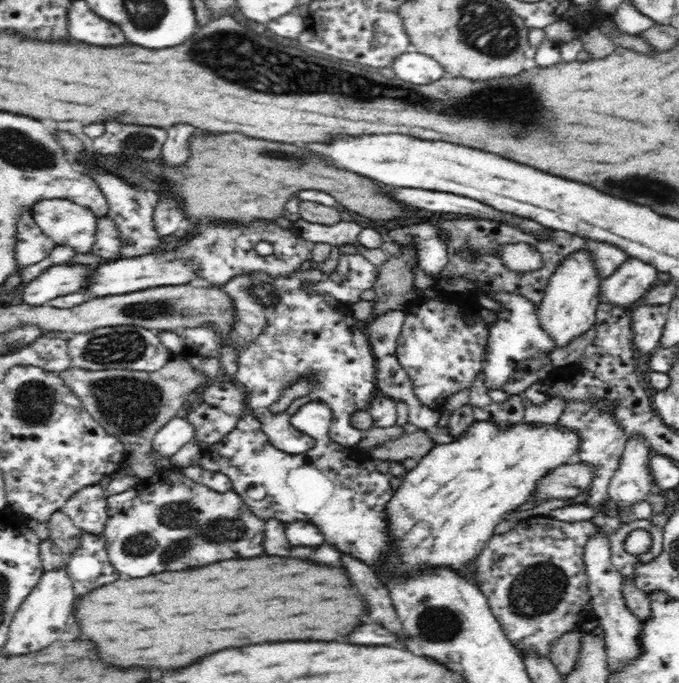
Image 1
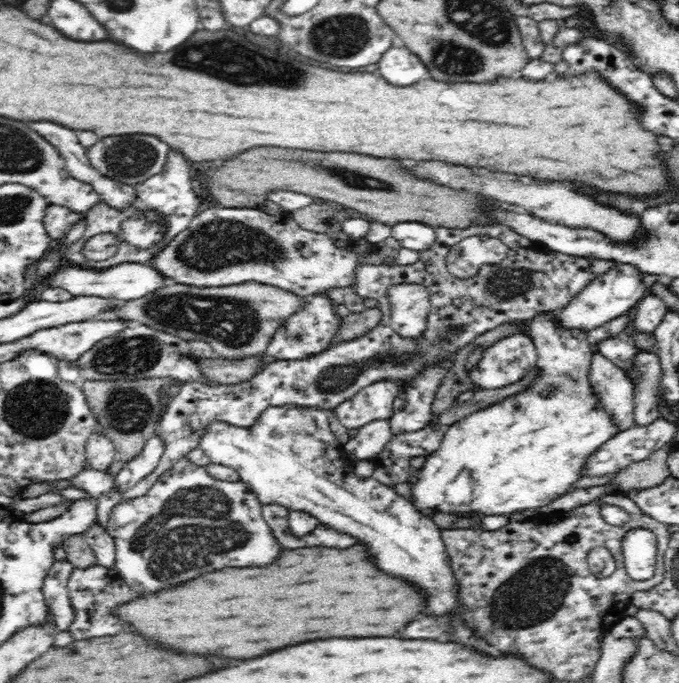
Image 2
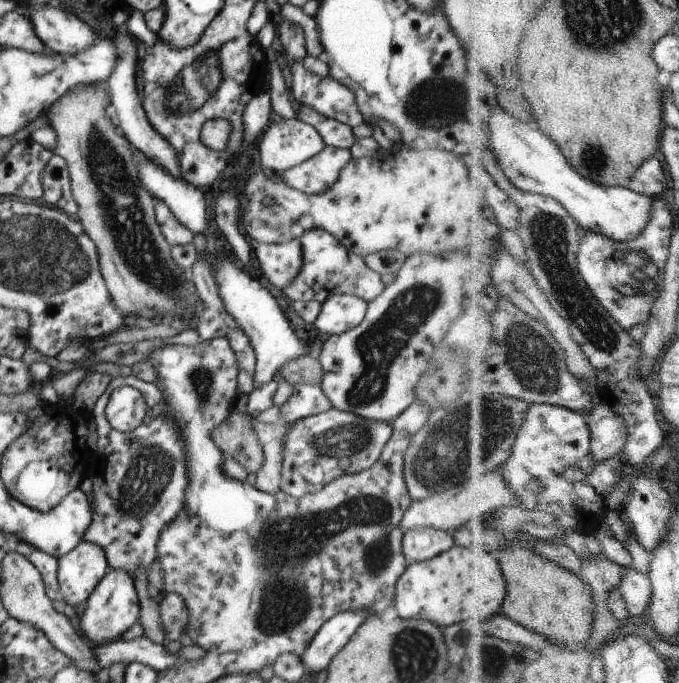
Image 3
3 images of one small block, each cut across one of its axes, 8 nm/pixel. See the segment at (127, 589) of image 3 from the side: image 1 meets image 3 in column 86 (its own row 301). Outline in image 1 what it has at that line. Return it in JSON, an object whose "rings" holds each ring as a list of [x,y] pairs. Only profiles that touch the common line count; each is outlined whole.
{"rings":[[[630,257],[620,268],[600,283],[600,303],[612,306],[639,304],[657,285],[658,270],[646,262]]]}

